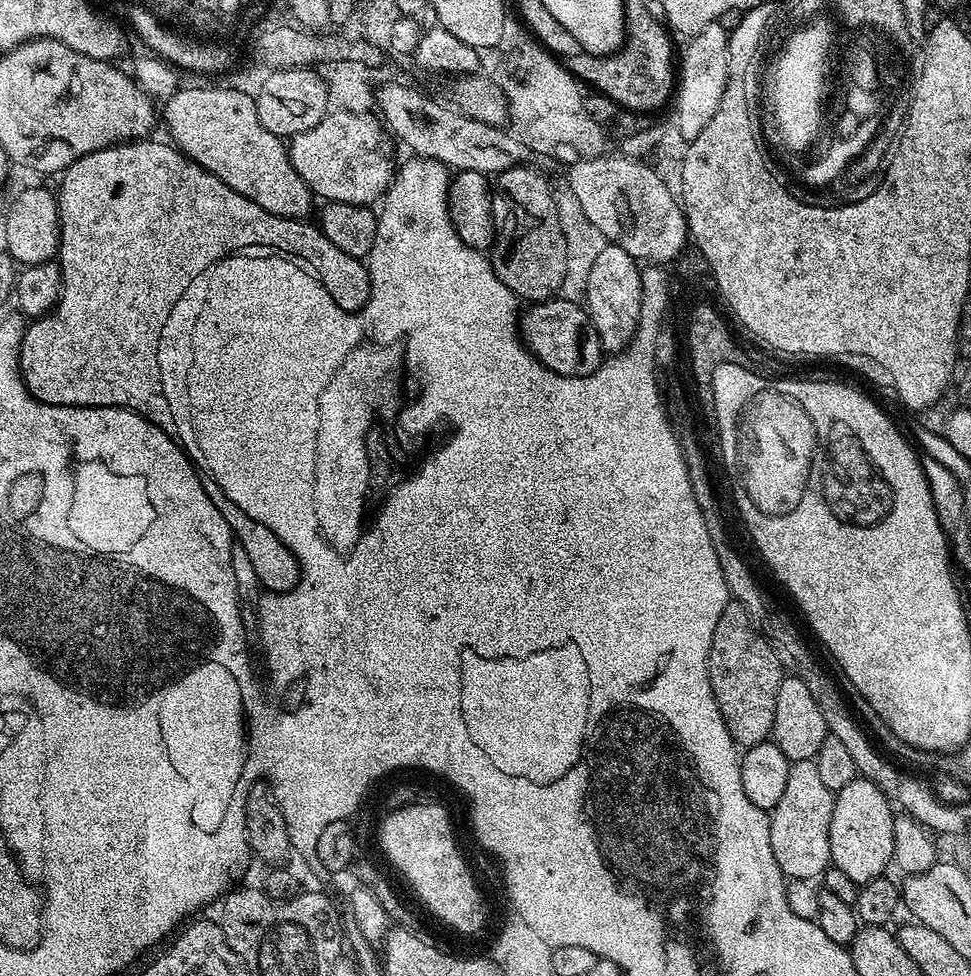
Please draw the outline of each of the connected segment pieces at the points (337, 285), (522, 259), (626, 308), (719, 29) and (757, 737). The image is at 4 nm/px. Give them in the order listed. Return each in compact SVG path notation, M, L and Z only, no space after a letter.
M156 138L133 140L126 144L115 144L109 148L98 150L94 154L86 154L78 158L69 168L65 168L59 177L58 203L60 206L60 250L58 263L61 272L61 294L56 307L47 316L33 319L25 327L24 337L20 343L20 377L28 392L34 398L38 398L47 404L54 406L70 406L71 408L129 408L131 412L137 412L145 422L152 425L153 429L169 434L175 433L176 419L170 414L170 402L166 402L166 394L162 390L162 378L158 366L158 342L162 338L162 326L166 326L166 318L170 318L170 310L186 294L186 286L202 274L212 264L224 260L227 256L235 256L245 250L275 250L280 254L287 254L297 261L303 262L314 273L321 286L334 298L334 302L342 310L354 312L366 306L370 298L370 274L367 263L358 257L351 257L343 250L338 250L330 238L315 223L304 224L303 219L290 216L270 214L270 210L262 210L250 198L238 194L226 182L219 180L214 174L210 174L201 164L195 164L189 156L184 155L179 148L171 143L159 144Z
M517 166L501 172L495 177L494 191L492 194L492 217L494 218L494 230L496 235L490 249L490 259L494 274L502 278L502 286L506 286L511 292L524 302L539 302L541 300L551 300L560 291L563 278L566 273L566 238L562 234L561 223L558 220L558 210L556 209L555 198L553 196L553 185L548 185L548 180L540 172L535 172L532 166Z
M608 243L603 251L599 251L598 258L590 269L582 300L594 330L598 330L598 338L605 353L615 354L624 351L624 347L632 341L632 335L636 333L642 306L640 270L641 265L634 257L612 243Z
M723 23L708 24L687 41L684 57L678 60L678 83L674 89L675 118L679 124L680 140L690 142L706 130L706 122L714 118L718 102L722 102L722 90L726 90L728 77L728 33Z
M739 602L728 603L722 610L722 618L718 618L718 626L714 626L708 673L718 710L726 722L726 730L730 730L737 745L749 749L755 744L765 743L772 735L778 686L784 681L786 672L775 656L772 645L761 635L757 625L750 622Z

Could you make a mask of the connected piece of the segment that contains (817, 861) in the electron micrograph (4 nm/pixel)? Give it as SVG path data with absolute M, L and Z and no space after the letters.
M794 760L788 765L786 786L778 806L770 809L770 850L774 850L774 862L789 880L806 880L815 876L823 877L824 871L832 864L830 854L830 814L834 814L834 794L818 775L815 760Z

